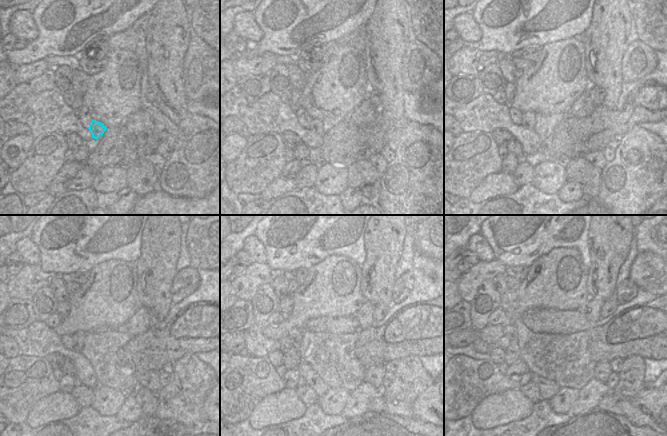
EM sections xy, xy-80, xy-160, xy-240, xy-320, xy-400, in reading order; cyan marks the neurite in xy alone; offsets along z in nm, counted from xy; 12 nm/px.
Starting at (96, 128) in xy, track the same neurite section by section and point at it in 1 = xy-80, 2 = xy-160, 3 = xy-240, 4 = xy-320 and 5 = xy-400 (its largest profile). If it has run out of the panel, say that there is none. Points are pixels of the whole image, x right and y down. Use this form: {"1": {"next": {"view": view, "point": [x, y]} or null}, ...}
{"1": {"next": {"view": "xy-80", "point": [317, 125]}}, "2": {"next": {"view": "xy-160", "point": [536, 116]}}, "3": {"next": {"view": "xy-240", "point": [78, 338]}}, "4": {"next": {"view": "xy-320", "point": [295, 335]}}, "5": {"next": {"view": "xy-400", "point": [510, 331]}}}

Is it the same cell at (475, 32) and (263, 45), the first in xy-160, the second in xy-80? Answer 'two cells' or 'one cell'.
two cells

